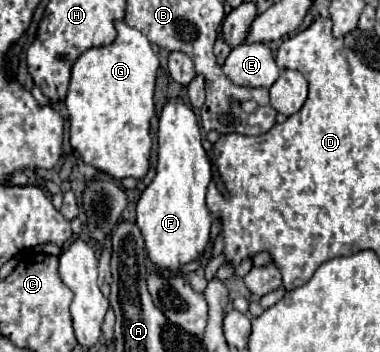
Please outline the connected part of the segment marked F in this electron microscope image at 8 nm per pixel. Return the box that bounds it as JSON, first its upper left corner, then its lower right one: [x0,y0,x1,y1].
[136,98,212,272]

